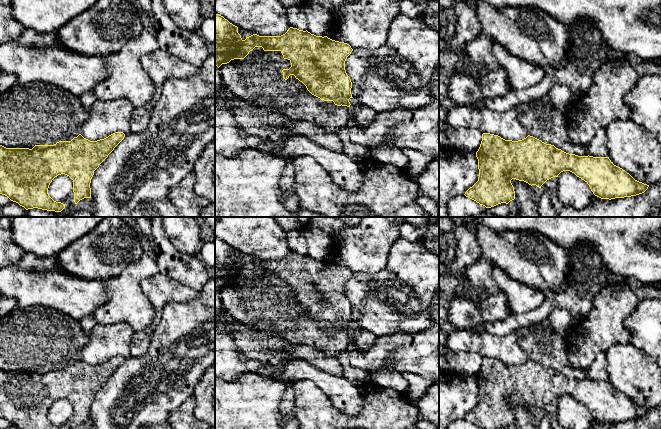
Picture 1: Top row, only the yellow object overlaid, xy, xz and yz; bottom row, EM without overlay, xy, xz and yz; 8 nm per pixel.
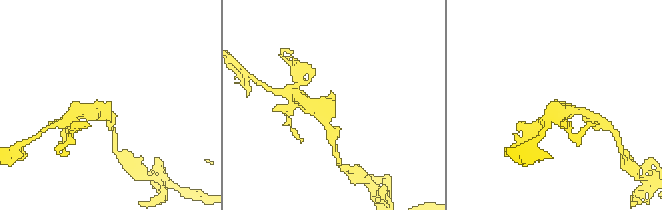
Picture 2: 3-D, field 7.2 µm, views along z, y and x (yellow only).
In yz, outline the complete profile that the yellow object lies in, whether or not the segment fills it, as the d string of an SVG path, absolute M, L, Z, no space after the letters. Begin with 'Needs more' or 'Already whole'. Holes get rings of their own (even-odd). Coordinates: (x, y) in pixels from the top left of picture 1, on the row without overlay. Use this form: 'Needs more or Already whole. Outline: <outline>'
Already whole. Outline: M483 357L476 381L479 393L478 405L464 419L480 429L508 428L514 424L515 415L511 407L512 403L541 412L547 404L558 401L563 395L570 395L584 404L593 418L601 423L611 424L636 420L644 417L649 411L614 389L609 381L569 378L530 359L522 364L512 365L505 364L498 359Z

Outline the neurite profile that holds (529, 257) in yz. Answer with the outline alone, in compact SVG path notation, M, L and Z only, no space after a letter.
M481 221L474 228L483 259L544 294L564 290L570 270L565 248L536 231L495 231Z

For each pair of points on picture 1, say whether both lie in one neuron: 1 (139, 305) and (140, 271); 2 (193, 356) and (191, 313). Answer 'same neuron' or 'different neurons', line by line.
1: same neuron
2: same neuron

